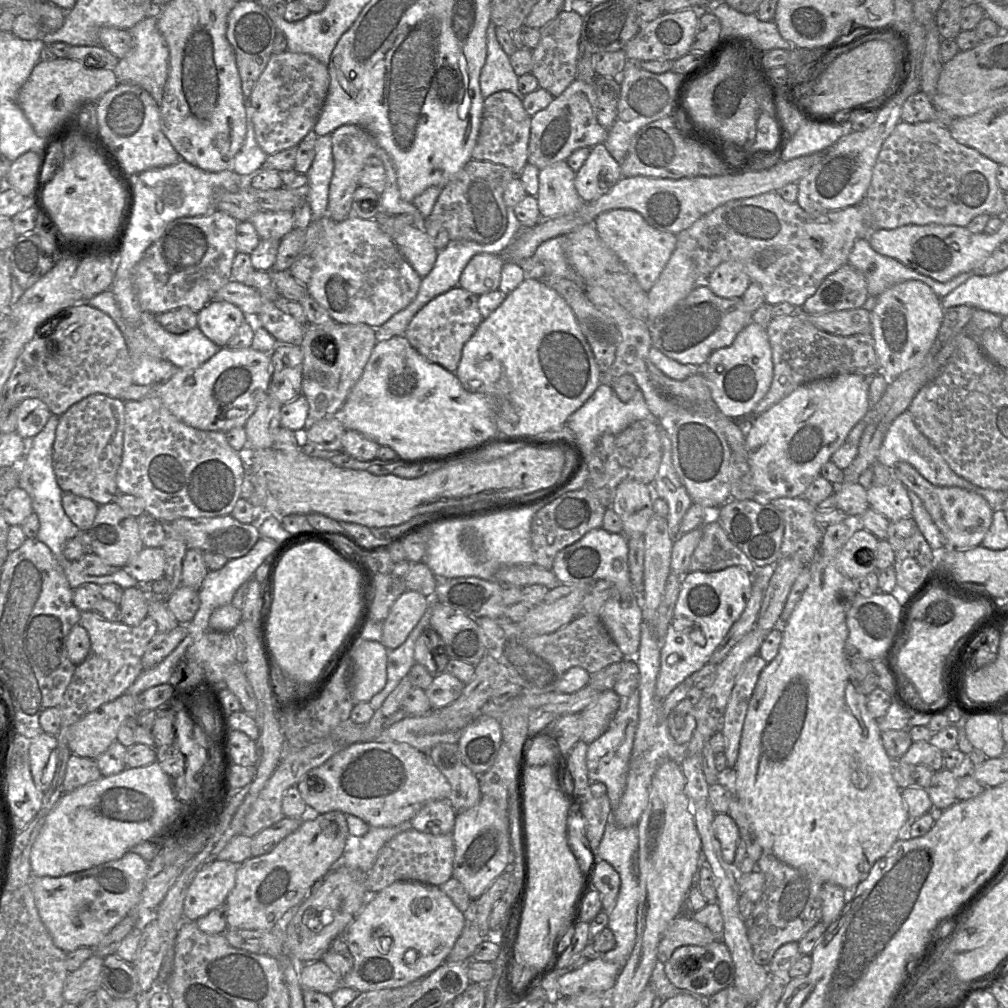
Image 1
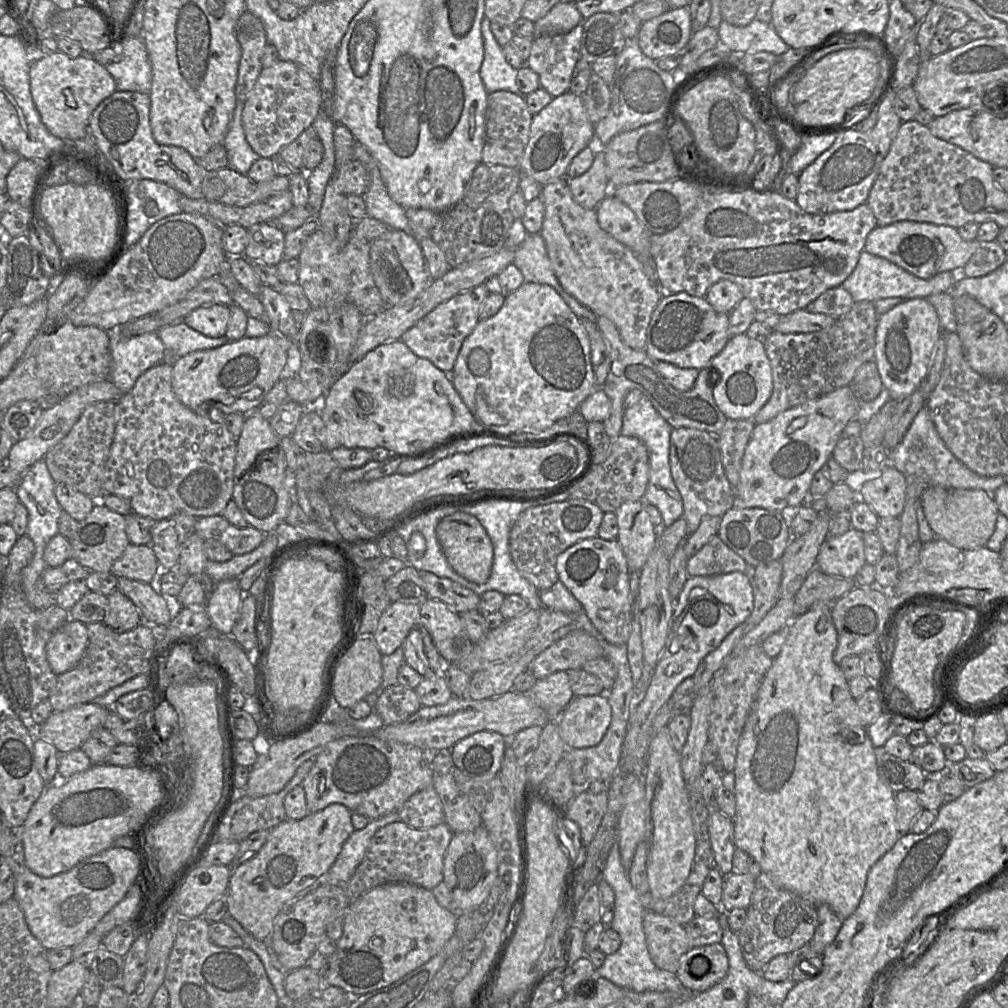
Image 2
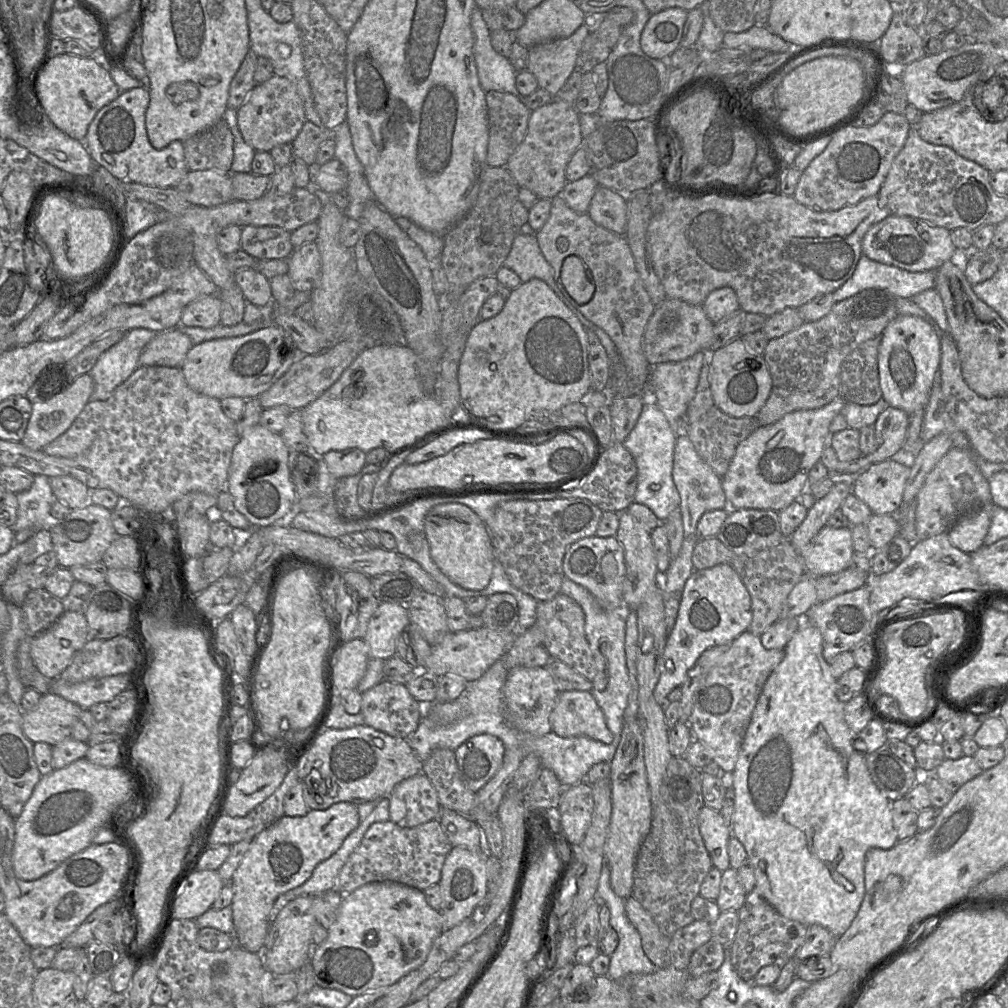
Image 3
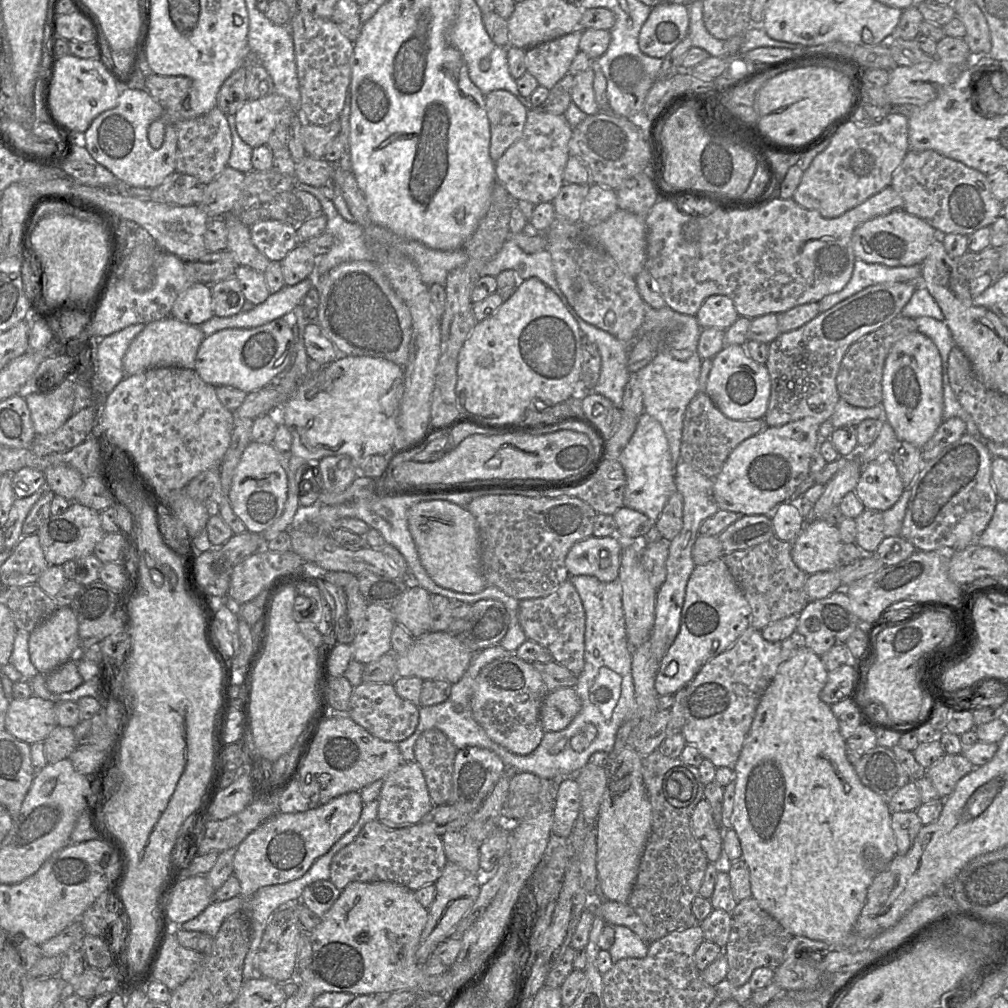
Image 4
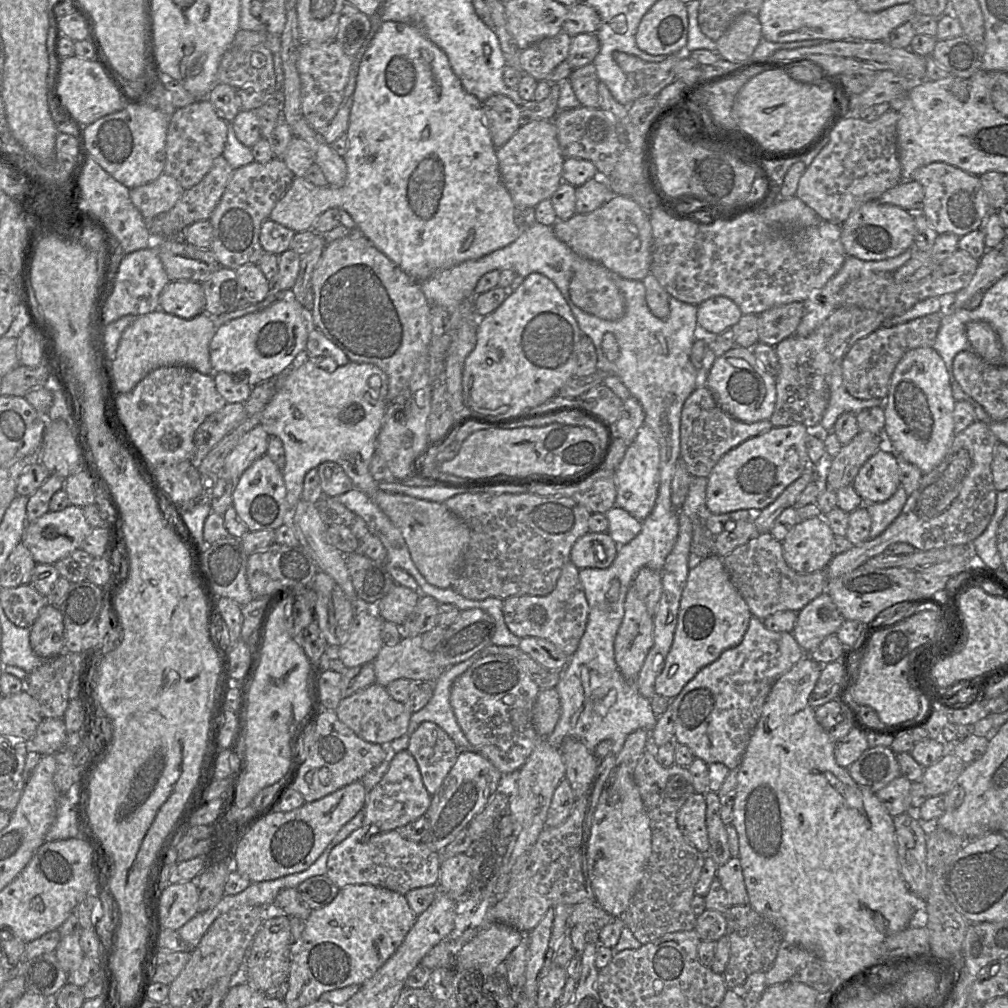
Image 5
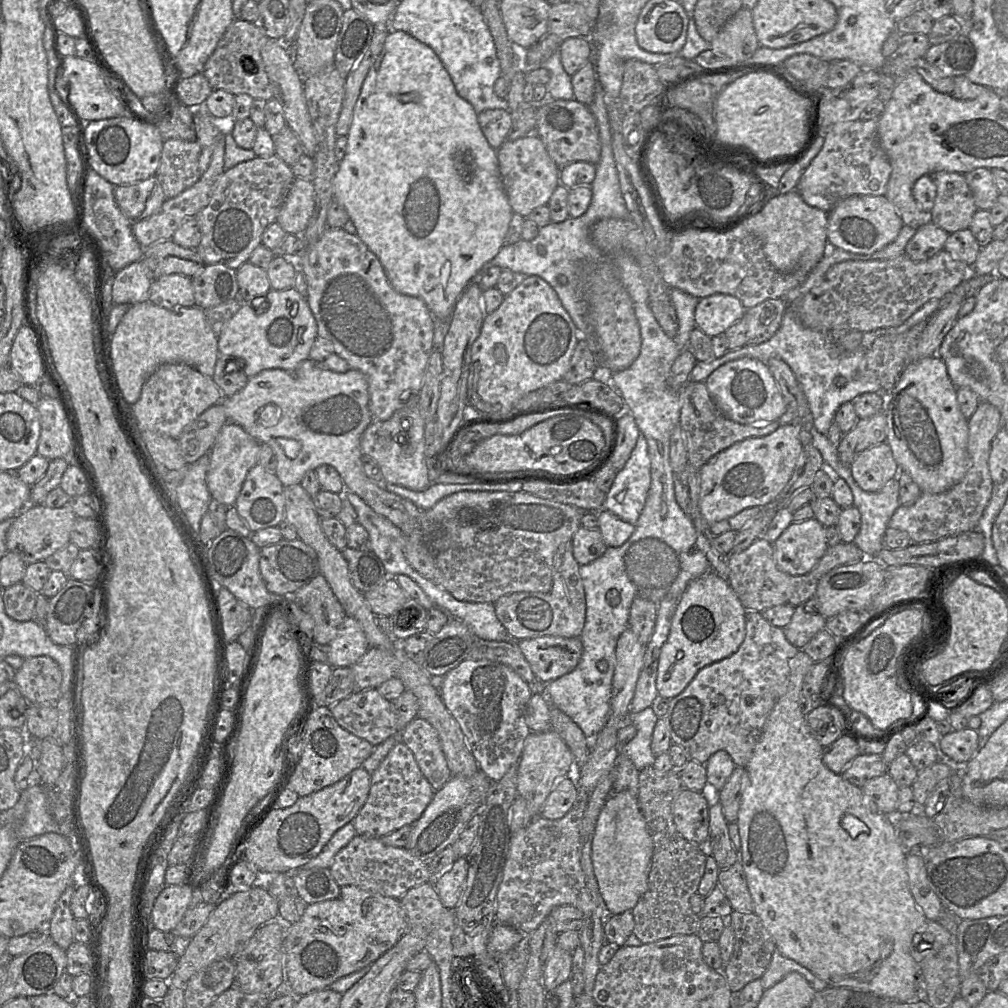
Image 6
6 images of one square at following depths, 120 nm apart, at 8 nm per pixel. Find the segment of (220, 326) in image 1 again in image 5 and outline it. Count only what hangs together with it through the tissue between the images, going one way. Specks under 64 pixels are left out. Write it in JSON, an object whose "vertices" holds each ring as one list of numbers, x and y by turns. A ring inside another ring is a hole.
{"vertices":[[187,280,169,282,159,296,159,309,183,319,205,313,201,283]]}

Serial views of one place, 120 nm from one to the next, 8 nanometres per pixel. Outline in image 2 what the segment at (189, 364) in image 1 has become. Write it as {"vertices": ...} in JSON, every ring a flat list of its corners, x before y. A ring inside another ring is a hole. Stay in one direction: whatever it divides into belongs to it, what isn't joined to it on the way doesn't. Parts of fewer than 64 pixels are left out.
{"vertices":[[184,321,164,326,157,333,164,347,175,358,197,350,213,349,230,342,226,335,217,338,205,336,192,329]]}

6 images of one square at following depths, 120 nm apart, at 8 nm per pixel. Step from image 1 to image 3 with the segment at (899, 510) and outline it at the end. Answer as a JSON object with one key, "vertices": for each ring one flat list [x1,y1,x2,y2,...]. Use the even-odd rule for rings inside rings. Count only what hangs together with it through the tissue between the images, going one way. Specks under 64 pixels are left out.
{"vertices":[[892,459,873,464,859,476,853,494,869,507,872,514,895,514,902,506,909,473,909,467]]}

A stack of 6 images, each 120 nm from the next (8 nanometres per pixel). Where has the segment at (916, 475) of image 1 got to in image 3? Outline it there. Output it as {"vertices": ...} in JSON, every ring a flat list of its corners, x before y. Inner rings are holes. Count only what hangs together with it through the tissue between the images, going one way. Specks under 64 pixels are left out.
{"vertices":[[993,503,959,518,947,532,951,544,962,552,972,554,983,546,992,519]]}

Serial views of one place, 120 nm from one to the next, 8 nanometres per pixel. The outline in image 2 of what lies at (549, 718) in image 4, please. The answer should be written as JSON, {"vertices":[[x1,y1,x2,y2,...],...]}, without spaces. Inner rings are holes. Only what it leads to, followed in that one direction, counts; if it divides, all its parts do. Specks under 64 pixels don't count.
{"vertices":[[605,695,574,696,556,720,568,748,599,744,611,722,612,710]]}

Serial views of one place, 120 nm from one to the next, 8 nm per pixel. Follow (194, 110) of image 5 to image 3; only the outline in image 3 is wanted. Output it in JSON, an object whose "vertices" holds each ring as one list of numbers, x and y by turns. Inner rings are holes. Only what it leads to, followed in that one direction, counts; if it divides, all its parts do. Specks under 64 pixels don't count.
{"vertices":[[223,119,183,141,183,147,188,171,215,170,231,174,233,135]]}

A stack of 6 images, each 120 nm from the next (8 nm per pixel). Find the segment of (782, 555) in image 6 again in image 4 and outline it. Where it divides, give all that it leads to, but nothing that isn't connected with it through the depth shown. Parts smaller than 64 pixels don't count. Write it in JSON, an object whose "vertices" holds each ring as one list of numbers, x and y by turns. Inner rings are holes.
{"vertices":[[815,518,806,521,792,542,791,556,798,568,807,575,812,575,838,568,842,546,837,526]]}

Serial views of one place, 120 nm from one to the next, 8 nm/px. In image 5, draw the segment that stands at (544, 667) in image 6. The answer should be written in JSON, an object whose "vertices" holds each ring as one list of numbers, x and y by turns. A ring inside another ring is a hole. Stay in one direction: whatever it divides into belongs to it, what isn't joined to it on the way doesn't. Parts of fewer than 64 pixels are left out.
{"vertices":[[538,637,522,638,518,648,549,670,562,670,570,660,552,642]]}

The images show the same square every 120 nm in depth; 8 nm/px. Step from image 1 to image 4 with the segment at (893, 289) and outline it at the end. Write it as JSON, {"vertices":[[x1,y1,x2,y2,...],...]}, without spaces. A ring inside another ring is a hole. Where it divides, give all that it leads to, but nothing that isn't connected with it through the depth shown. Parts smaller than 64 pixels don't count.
{"vertices":[[919,331,898,340,886,357,882,376,883,418,893,428,900,442,906,441,922,449,943,423,942,362,934,342]]}

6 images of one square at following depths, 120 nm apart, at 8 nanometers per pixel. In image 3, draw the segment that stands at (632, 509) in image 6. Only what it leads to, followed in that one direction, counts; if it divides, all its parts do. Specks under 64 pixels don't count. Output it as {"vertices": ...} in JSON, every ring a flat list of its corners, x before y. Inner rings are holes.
{"vertices":[[645,389,641,396,644,402,642,412,623,445,632,455,637,467,634,502,647,506,660,521,665,521,672,511,680,508,680,495,672,476,675,434,653,397,650,397,649,390]]}

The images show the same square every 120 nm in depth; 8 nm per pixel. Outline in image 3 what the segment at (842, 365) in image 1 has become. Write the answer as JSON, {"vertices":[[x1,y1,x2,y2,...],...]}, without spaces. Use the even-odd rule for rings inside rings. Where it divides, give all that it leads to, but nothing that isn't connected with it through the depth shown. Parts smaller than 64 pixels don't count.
{"vertices":[[866,289,835,303,831,311,820,320,804,322,797,329,769,340,763,354,772,377,772,390,756,415,760,426,773,424,790,412,820,408,839,396,840,372,844,359,861,343,880,336,886,326,899,315,895,301,896,297,884,290]]}

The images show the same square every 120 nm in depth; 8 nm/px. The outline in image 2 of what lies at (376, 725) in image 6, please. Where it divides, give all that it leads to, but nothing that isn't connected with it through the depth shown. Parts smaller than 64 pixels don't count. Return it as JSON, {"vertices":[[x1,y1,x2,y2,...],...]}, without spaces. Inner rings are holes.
{"vertices":[[397,683,382,692,374,706,374,711,381,717,384,725,391,725,405,721,421,706,415,689]]}

